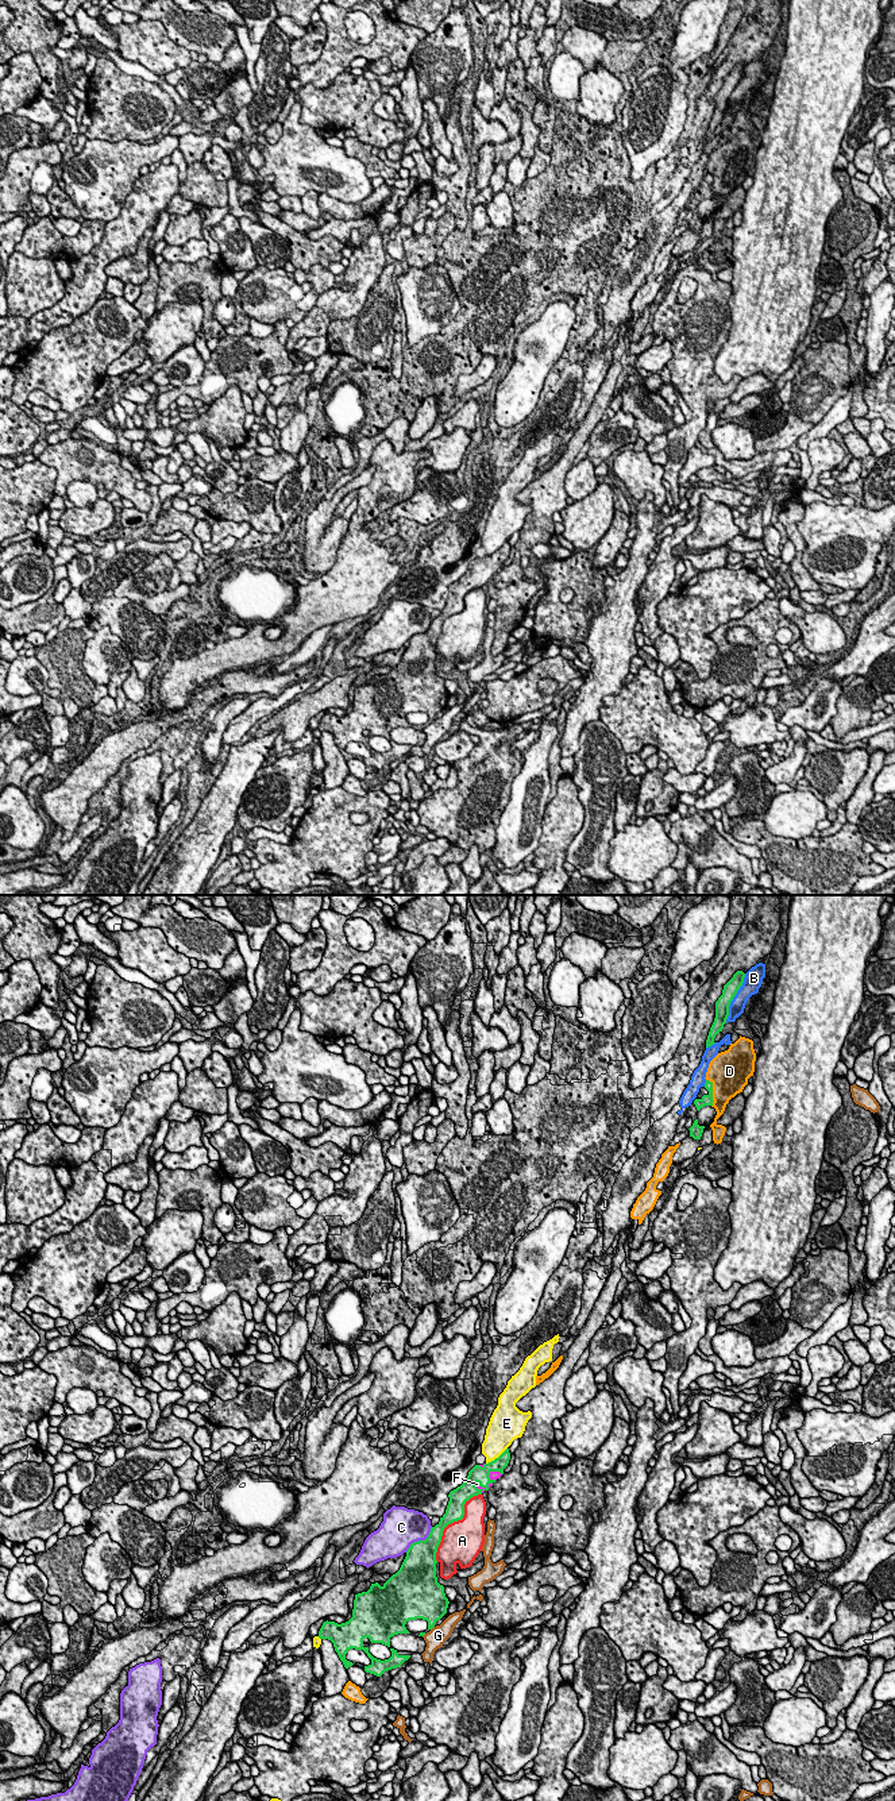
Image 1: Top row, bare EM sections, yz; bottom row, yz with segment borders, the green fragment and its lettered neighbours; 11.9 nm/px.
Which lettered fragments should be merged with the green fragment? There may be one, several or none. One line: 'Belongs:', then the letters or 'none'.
Belongs: F

